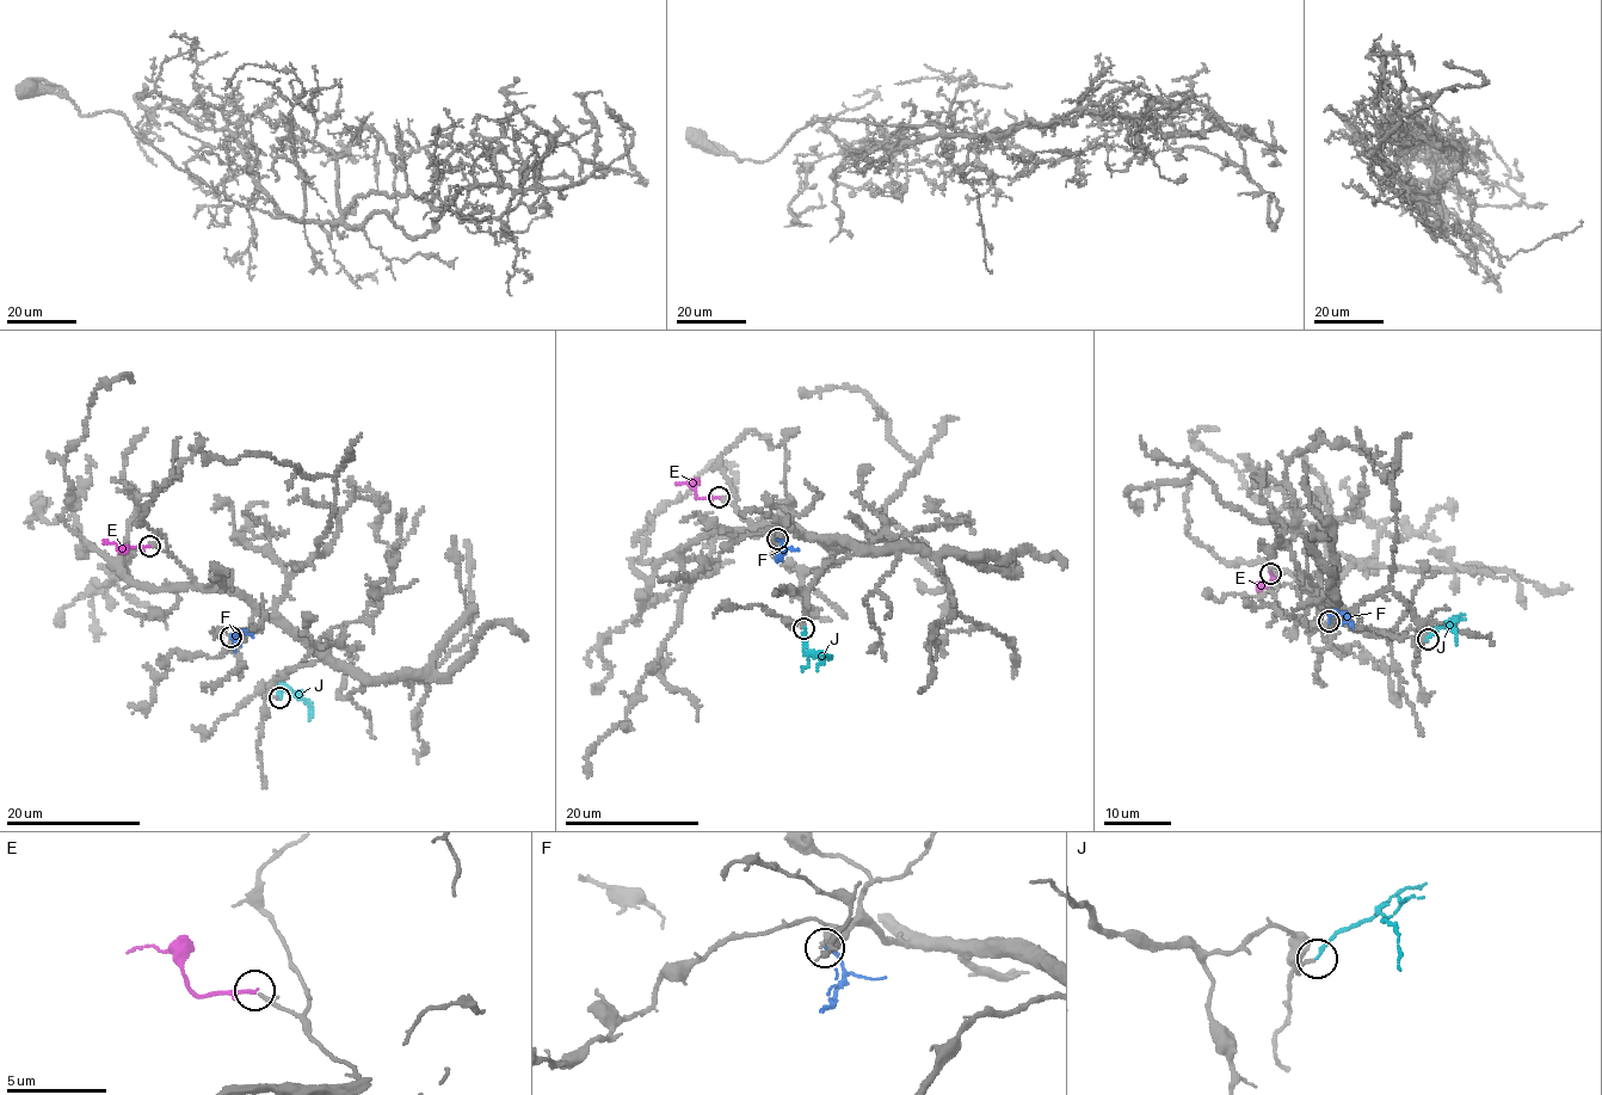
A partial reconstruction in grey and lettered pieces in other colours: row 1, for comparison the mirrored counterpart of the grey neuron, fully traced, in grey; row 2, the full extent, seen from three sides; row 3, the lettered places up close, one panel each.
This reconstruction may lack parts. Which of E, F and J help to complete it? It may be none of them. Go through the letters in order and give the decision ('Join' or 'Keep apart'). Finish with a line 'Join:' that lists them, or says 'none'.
E: Join
F: Keep apart
J: Join
Join: E, J

